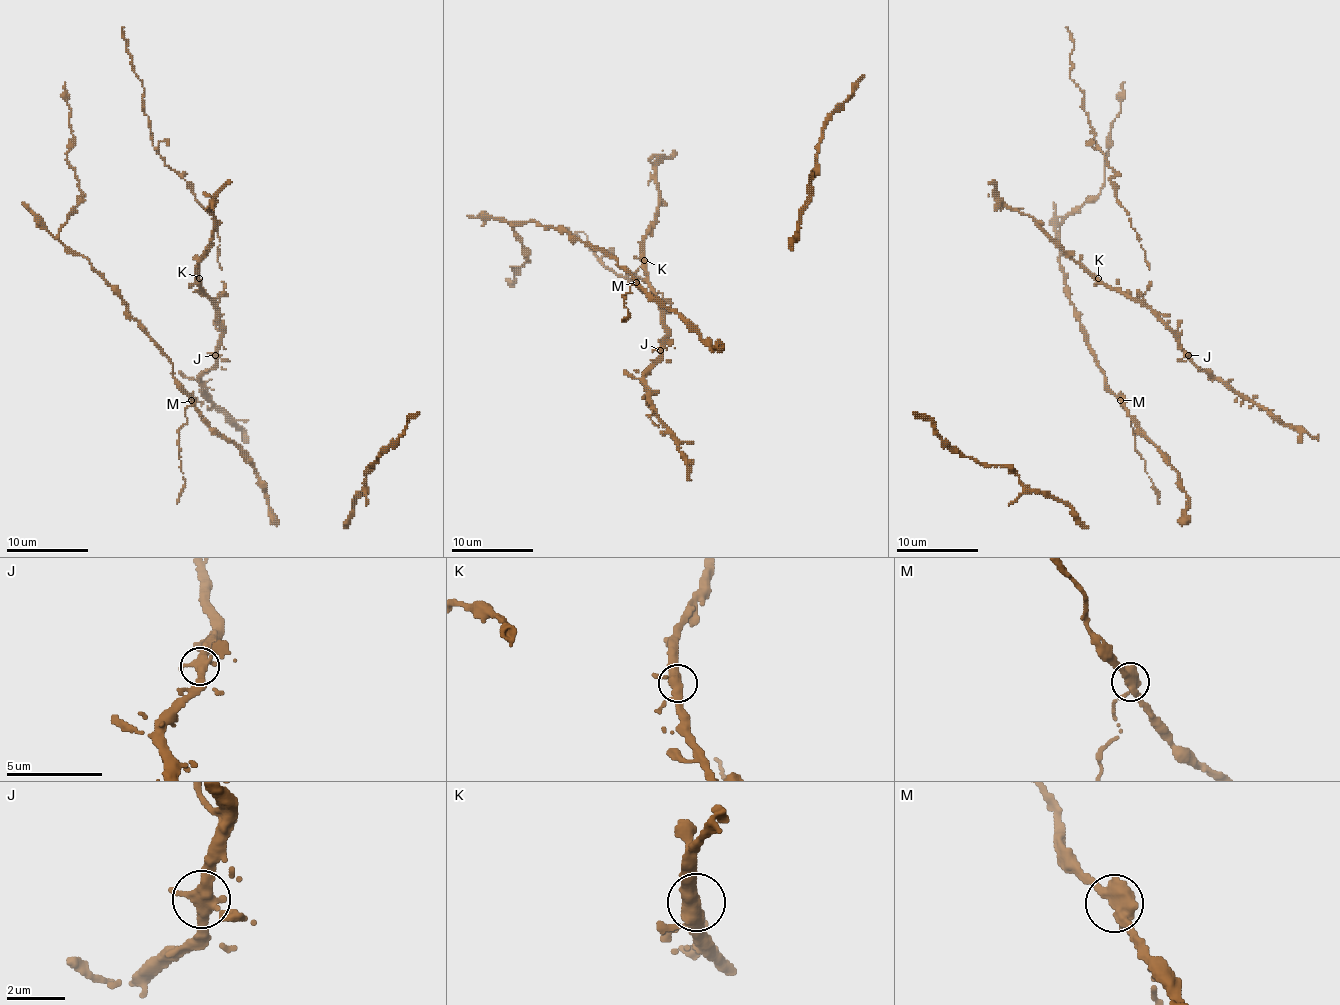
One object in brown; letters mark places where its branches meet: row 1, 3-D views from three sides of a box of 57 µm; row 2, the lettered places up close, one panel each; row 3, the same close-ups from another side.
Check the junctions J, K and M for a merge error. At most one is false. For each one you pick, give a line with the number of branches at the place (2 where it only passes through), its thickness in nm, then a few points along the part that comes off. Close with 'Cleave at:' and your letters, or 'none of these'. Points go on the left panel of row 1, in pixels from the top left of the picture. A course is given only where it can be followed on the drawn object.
M: branches 3; calibre 420 nm
Cleave at: M

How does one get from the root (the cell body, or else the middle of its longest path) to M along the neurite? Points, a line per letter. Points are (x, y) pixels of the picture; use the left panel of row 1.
M: (177, 385), (191, 400)

